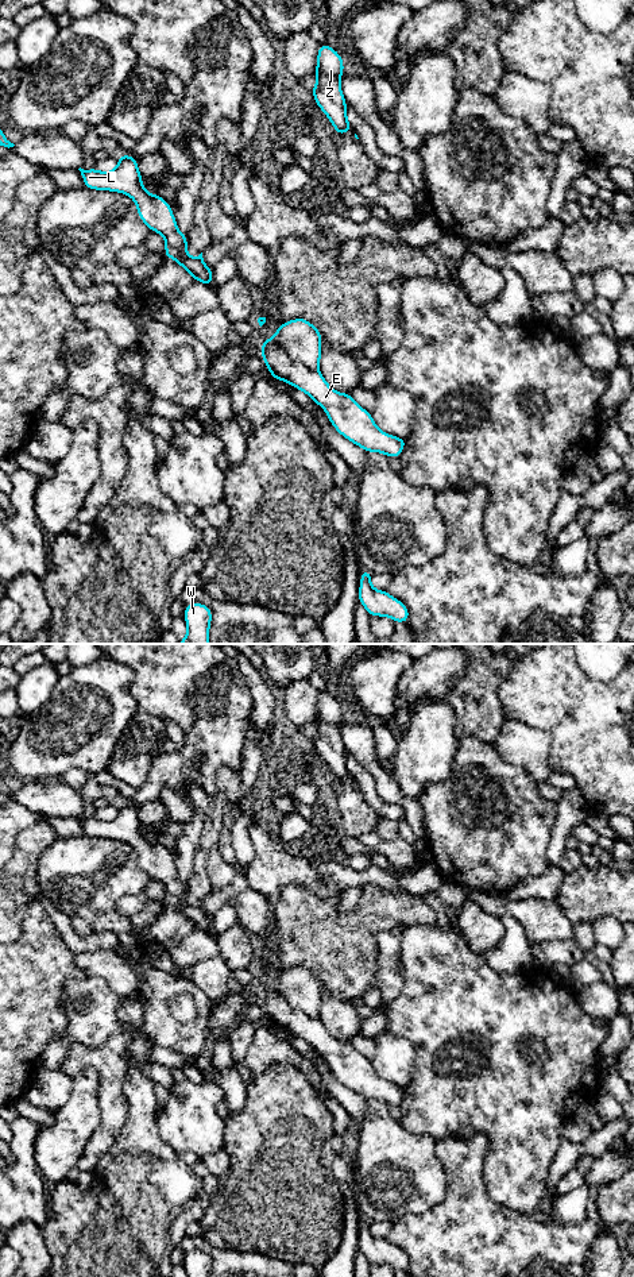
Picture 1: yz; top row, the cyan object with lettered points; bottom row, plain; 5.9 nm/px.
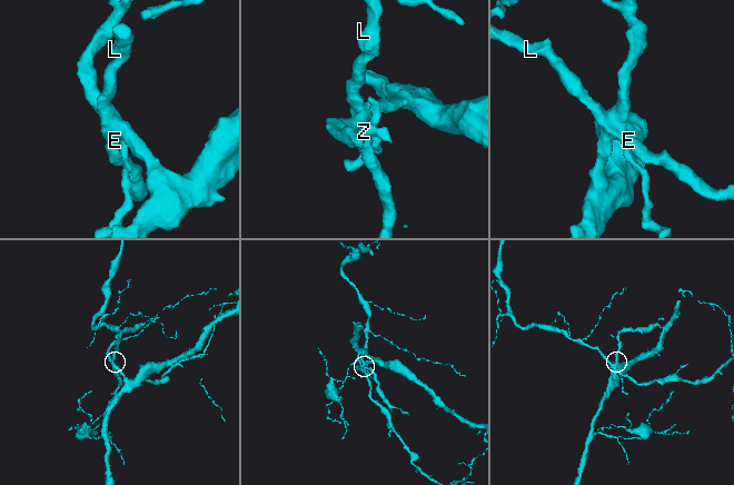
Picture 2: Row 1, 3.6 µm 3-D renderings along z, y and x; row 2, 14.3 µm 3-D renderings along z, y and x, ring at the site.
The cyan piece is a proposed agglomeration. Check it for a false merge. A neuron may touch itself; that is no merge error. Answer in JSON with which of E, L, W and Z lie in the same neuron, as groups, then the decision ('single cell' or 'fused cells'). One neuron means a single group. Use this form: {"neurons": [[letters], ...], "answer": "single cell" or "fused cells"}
{"neurons": [["E", "L"], ["W", "Z"]], "answer": "fused cells"}

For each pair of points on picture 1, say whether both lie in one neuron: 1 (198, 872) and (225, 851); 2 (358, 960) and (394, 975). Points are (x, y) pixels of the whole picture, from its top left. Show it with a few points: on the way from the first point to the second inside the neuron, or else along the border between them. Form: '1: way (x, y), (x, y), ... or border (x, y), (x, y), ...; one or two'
1: border (224, 813), (217, 844); two
2: border (377, 936), (377, 975), (374, 983); two

